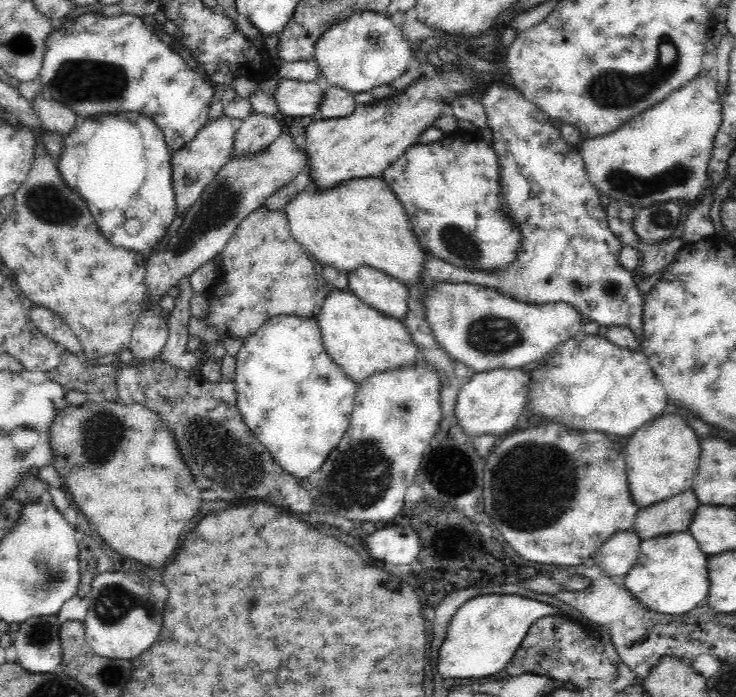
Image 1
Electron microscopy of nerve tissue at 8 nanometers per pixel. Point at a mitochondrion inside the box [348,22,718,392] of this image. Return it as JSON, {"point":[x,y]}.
{"point":[610,89]}

